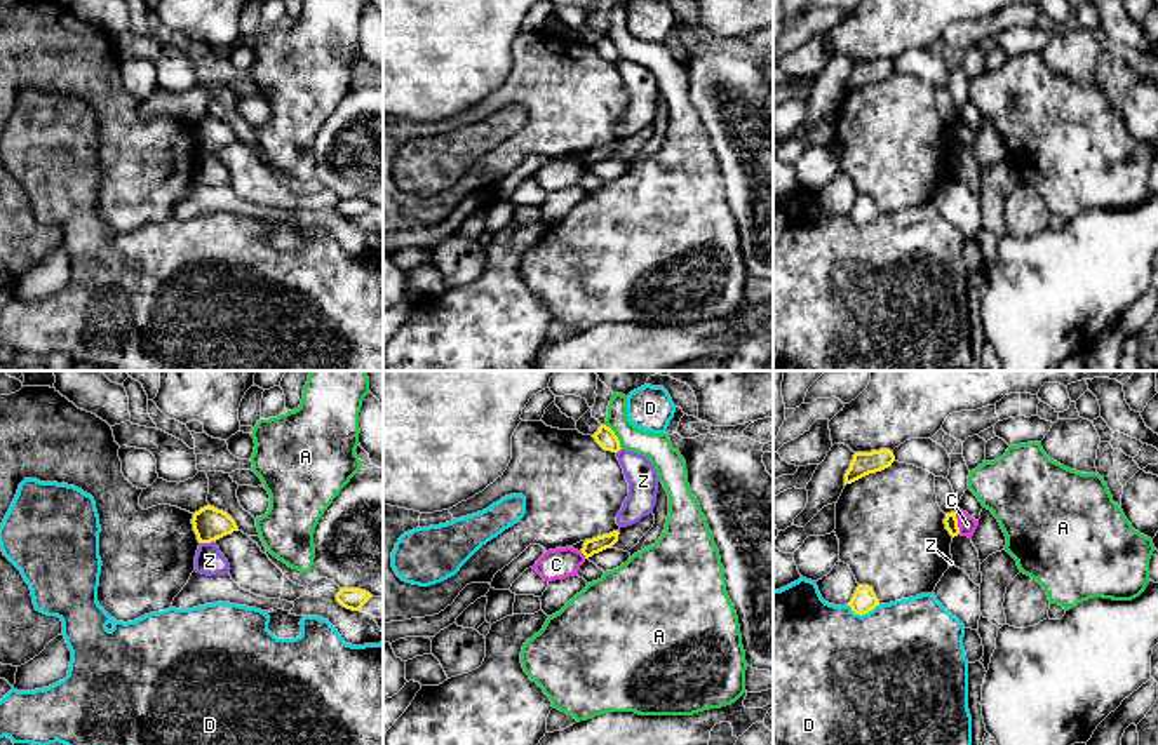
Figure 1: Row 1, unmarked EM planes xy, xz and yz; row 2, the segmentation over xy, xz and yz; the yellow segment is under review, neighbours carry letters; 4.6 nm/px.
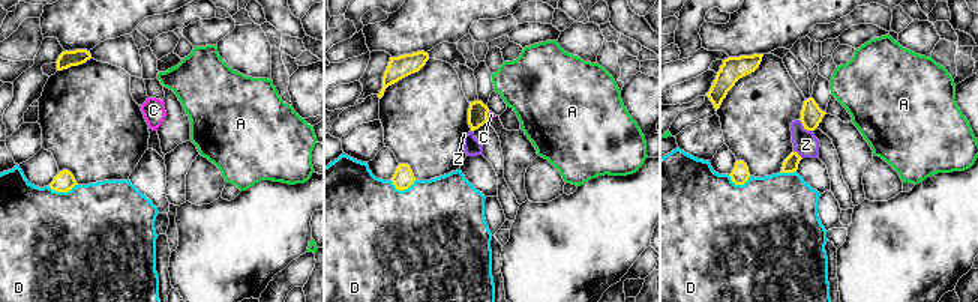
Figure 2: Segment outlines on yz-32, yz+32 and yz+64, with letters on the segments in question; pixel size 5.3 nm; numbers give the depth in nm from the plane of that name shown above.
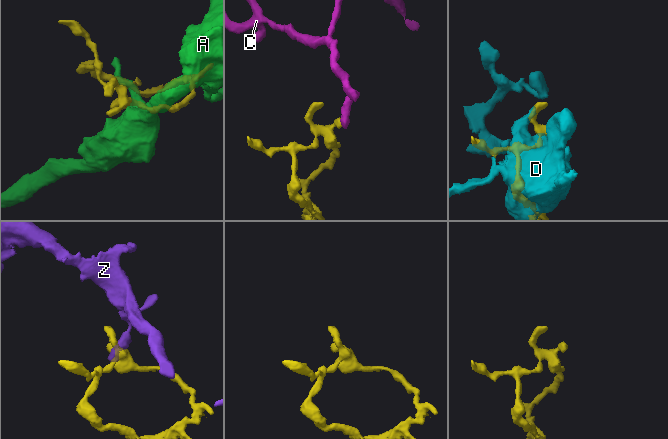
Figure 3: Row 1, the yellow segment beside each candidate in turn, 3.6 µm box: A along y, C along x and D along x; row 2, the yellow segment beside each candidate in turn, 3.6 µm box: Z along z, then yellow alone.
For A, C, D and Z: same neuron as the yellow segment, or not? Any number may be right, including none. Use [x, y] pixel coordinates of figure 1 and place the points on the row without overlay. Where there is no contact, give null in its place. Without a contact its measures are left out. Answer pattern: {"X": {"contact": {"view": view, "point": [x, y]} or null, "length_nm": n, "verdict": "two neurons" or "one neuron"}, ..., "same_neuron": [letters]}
{"A": {"contact": {"view": "xz", "point": [615, 46]}, "length_nm": 150, "verdict": "two neurons"}, "C": {"contact": {"view": "yz", "point": [956, 133]}, "length_nm": 110, "verdict": "two neurons"}, "D": {"contact": {"view": "yz", "point": [864, 223]}, "length_nm": 160, "verdict": "two neurons"}, "Z": {"contact": {"view": "xy", "point": [206, 152]}, "length_nm": 70, "verdict": "two neurons"}, "same_neuron": []}

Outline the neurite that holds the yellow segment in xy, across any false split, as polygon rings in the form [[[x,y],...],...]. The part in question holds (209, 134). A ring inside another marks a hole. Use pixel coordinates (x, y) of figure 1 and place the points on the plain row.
[[[211,115],[193,124],[192,134],[199,153],[211,153],[239,141],[235,131],[226,122]]]

